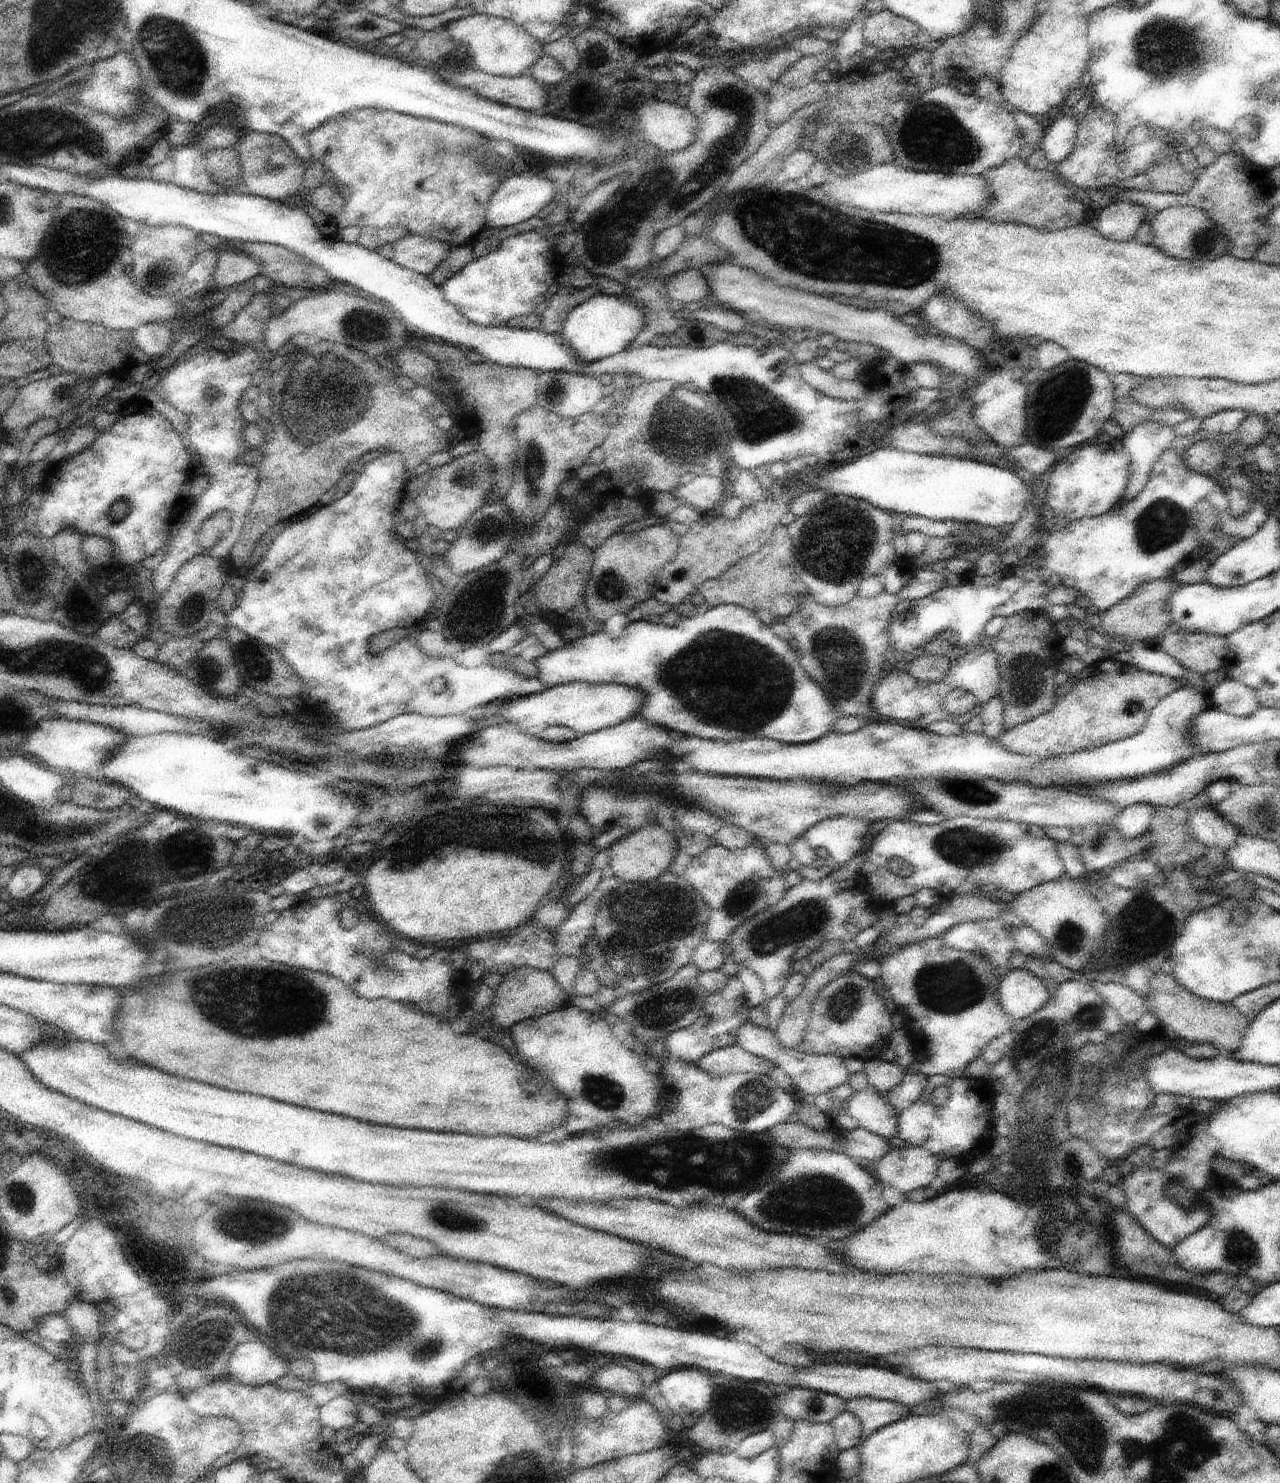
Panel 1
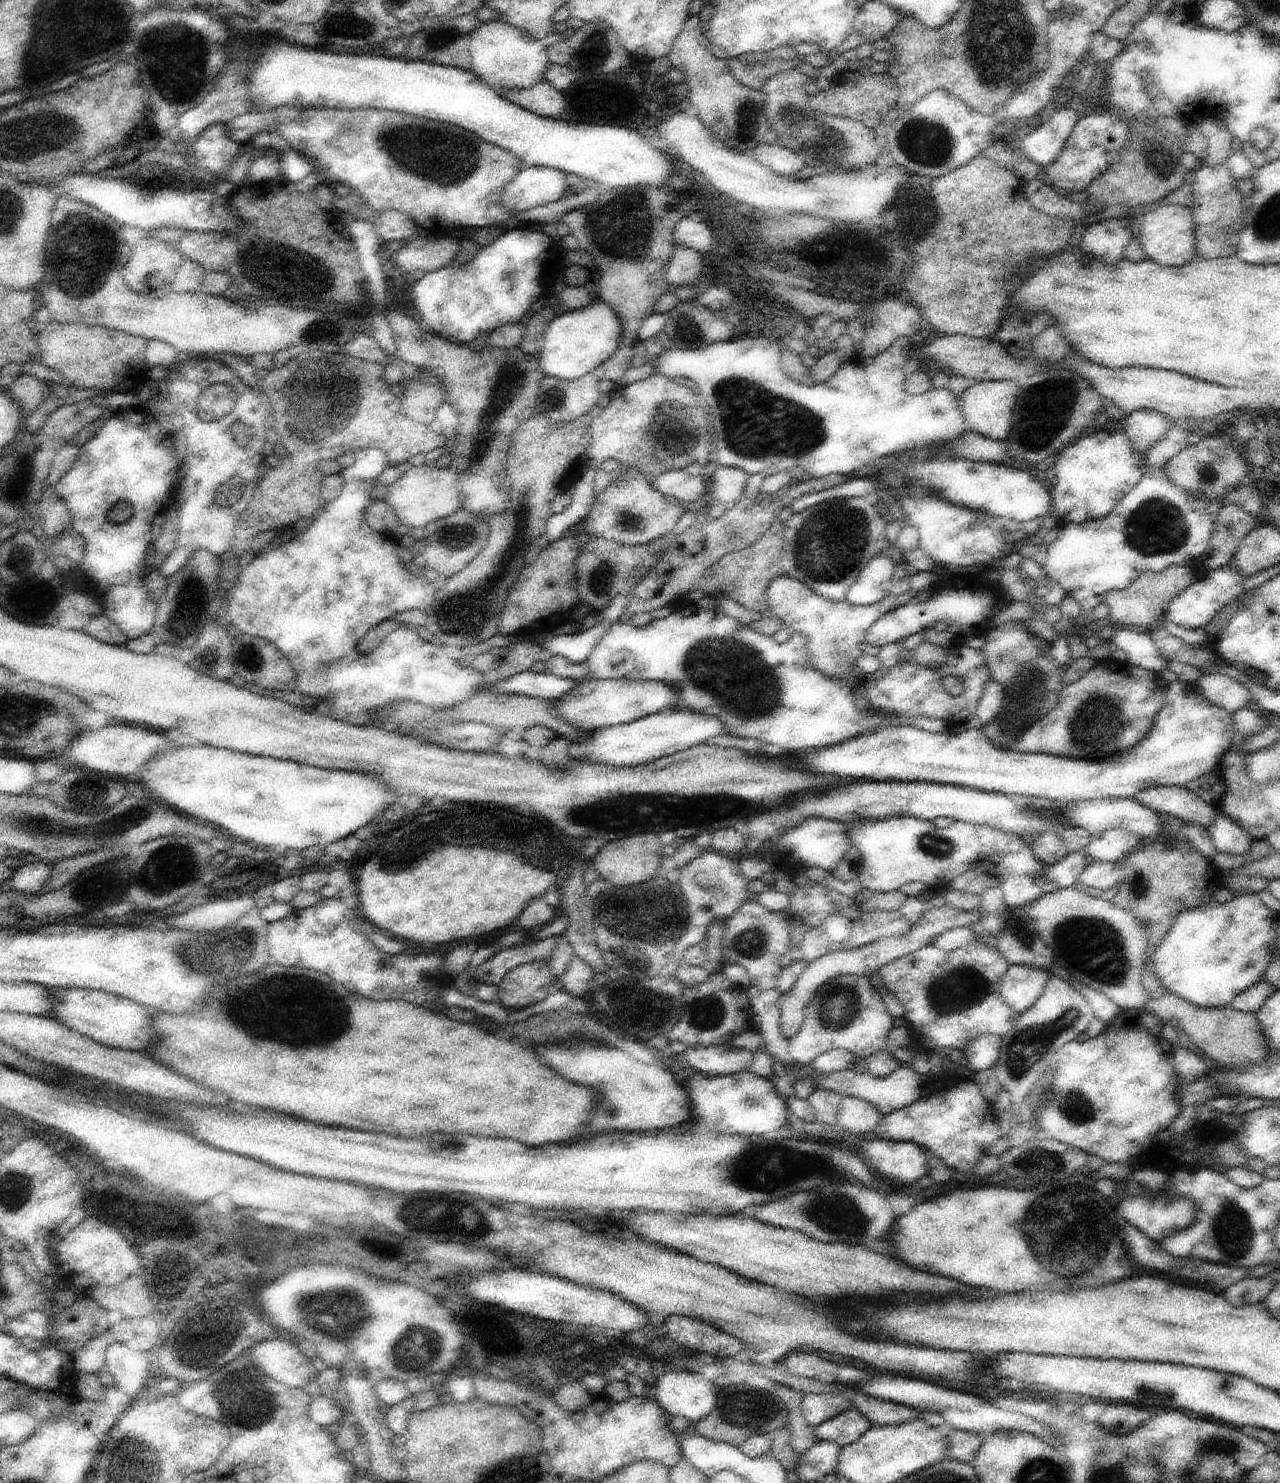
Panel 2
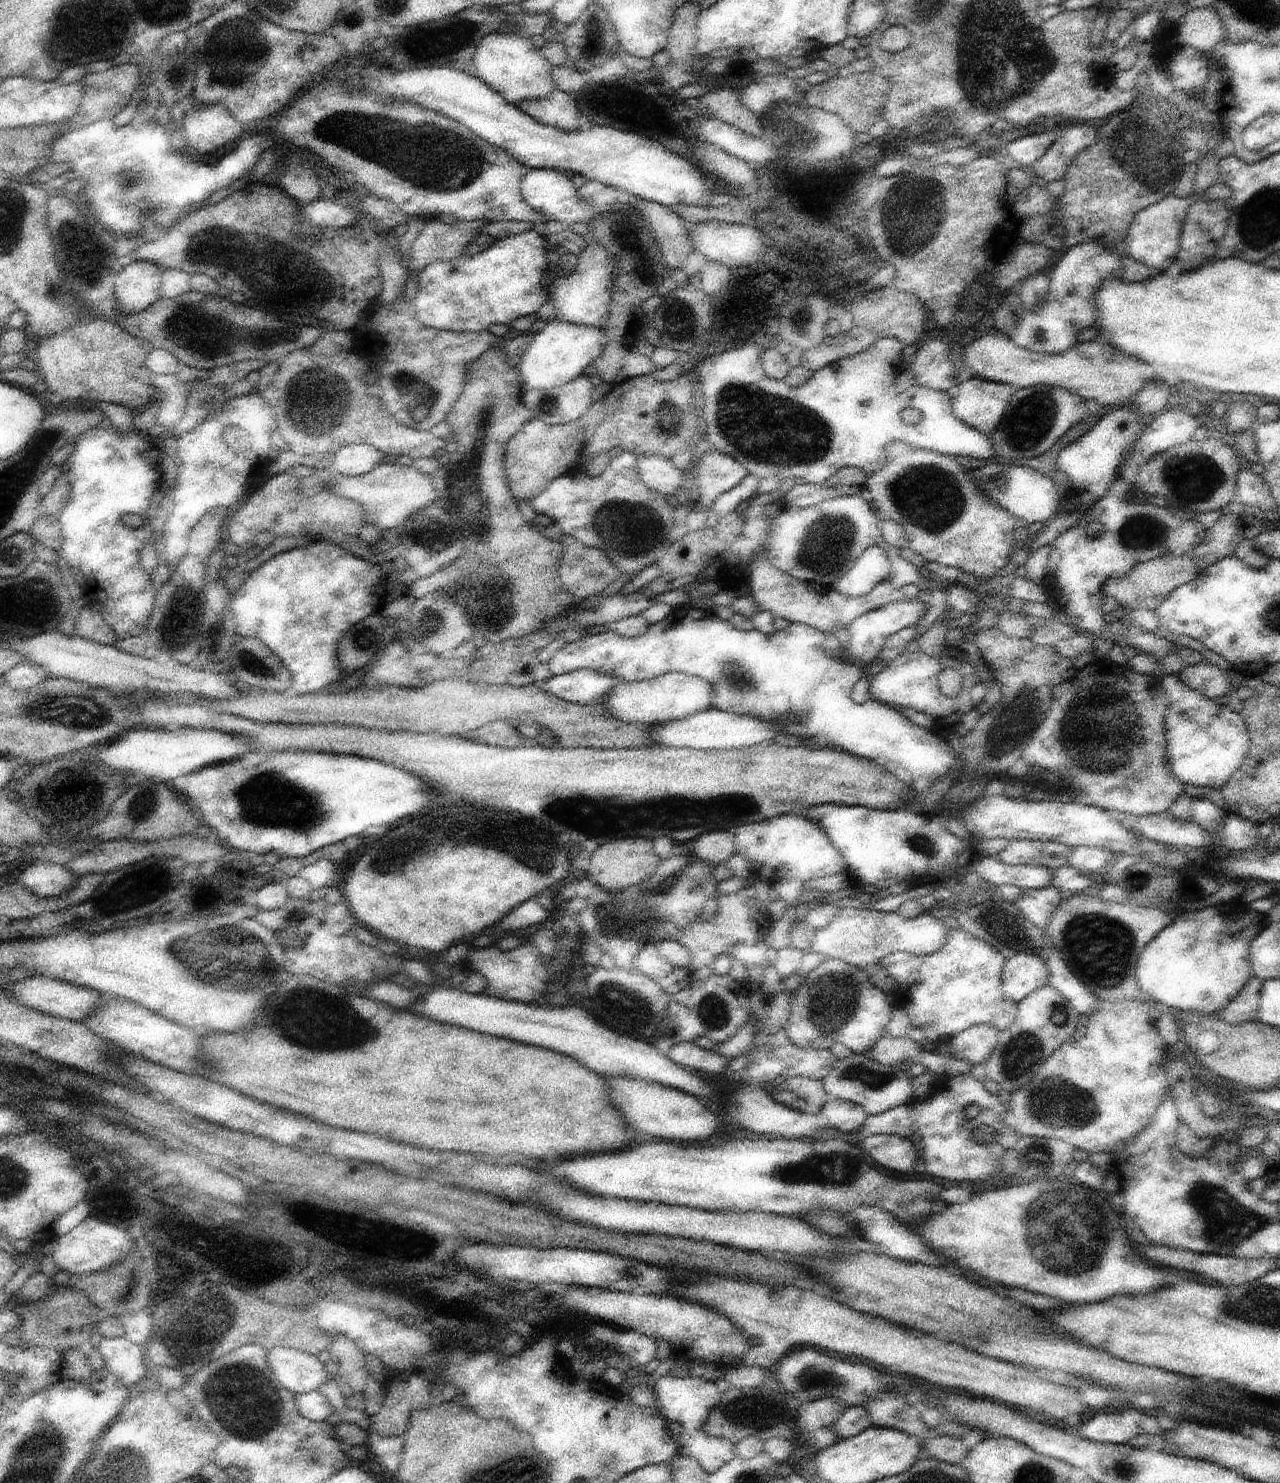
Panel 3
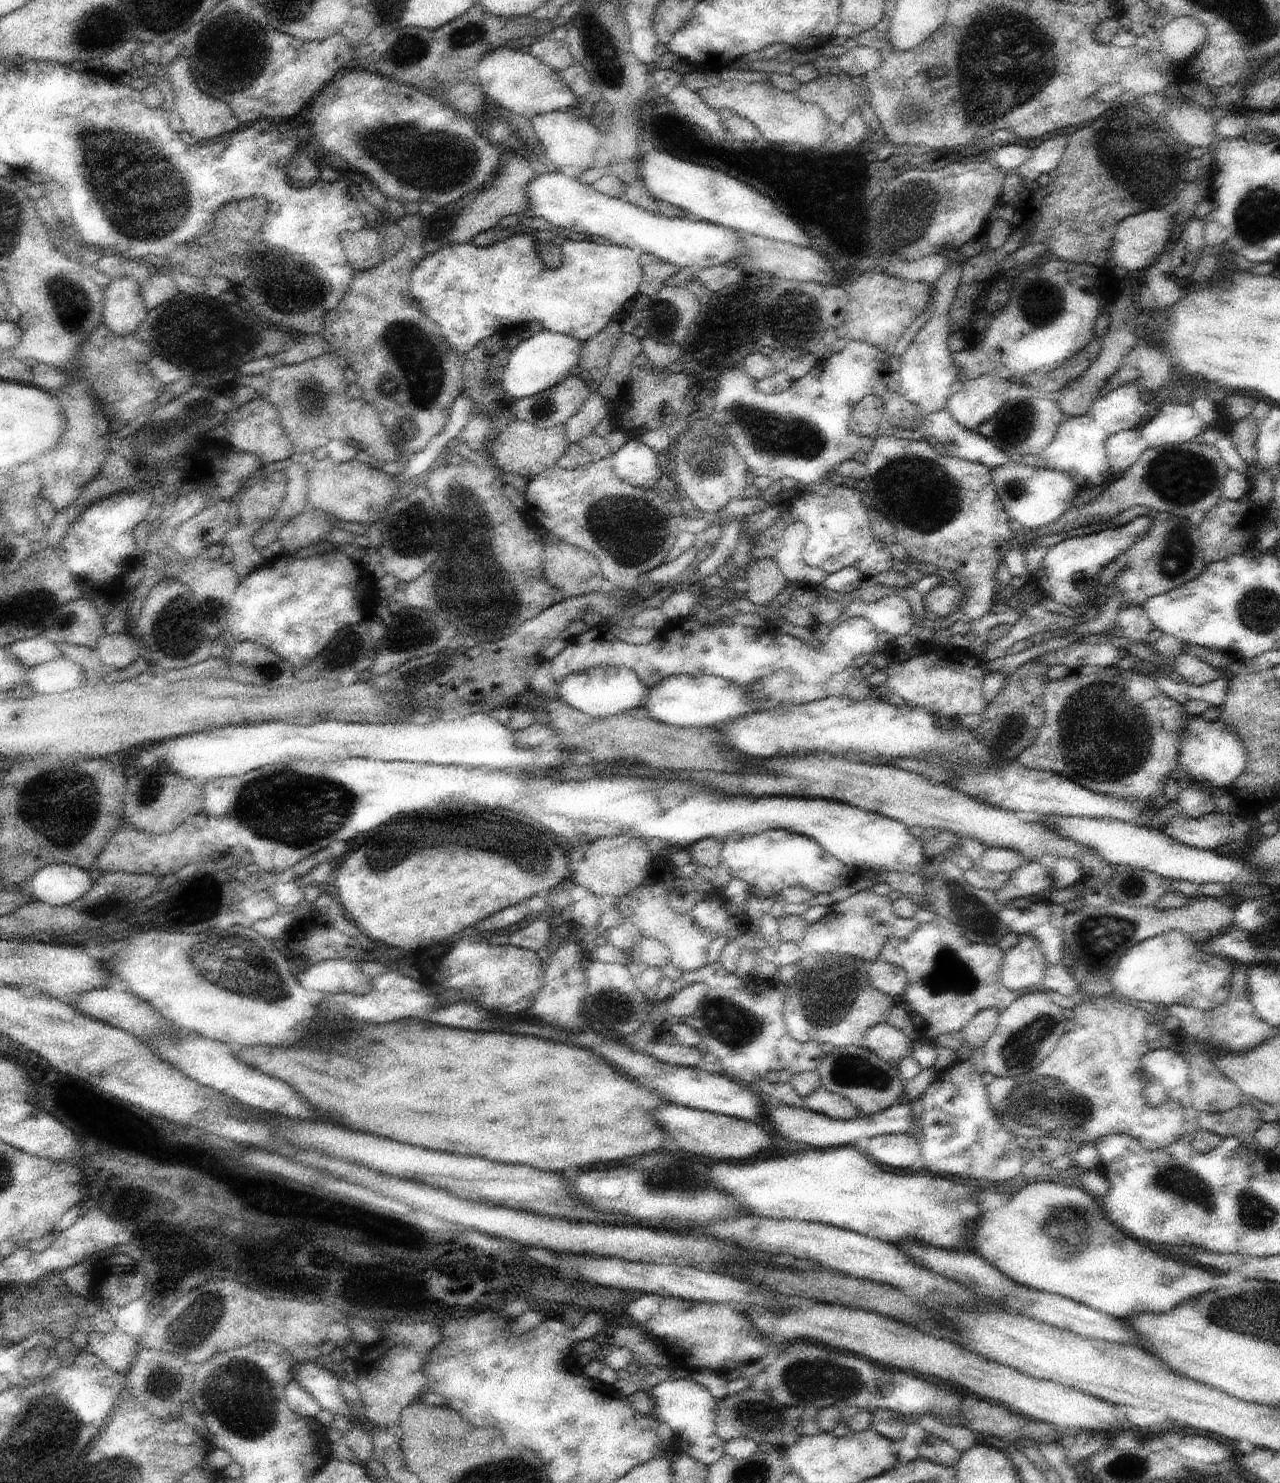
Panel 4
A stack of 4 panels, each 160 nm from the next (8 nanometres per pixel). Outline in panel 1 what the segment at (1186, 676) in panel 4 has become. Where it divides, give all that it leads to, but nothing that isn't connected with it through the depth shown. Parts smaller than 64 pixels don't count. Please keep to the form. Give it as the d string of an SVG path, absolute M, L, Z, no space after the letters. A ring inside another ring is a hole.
M1228 676L1218 687L1210 690L1208 698L1212 707L1237 717L1252 716L1261 706L1257 694L1249 686Z

